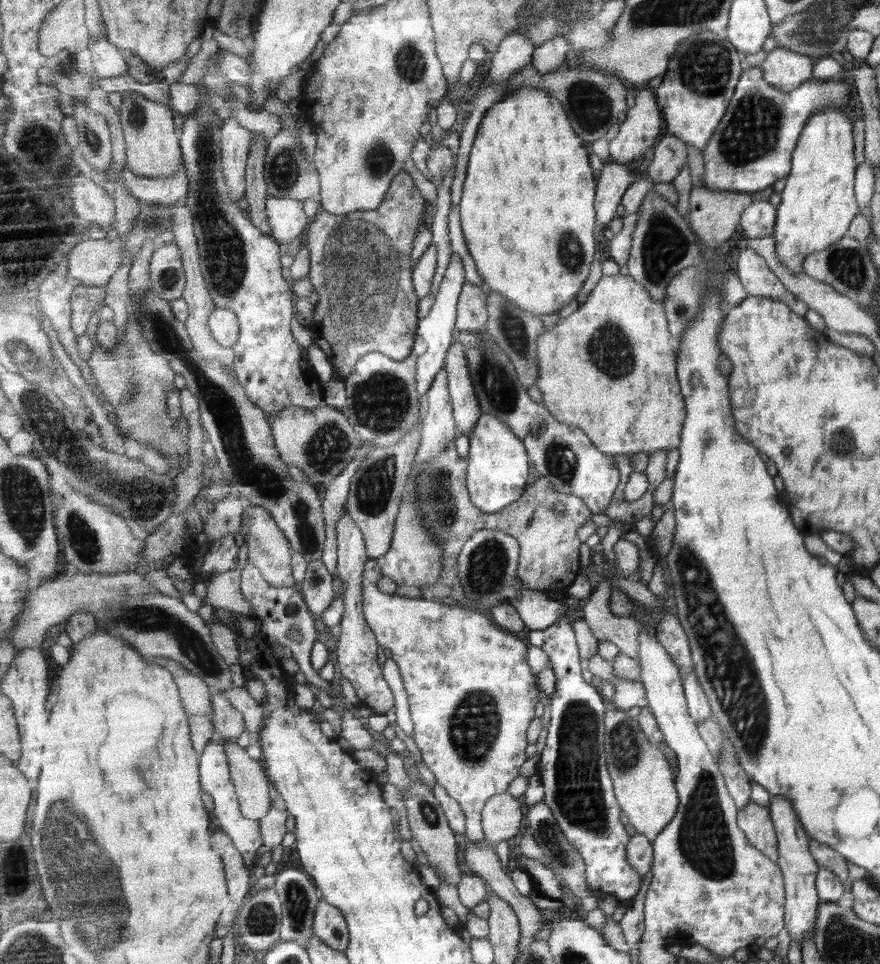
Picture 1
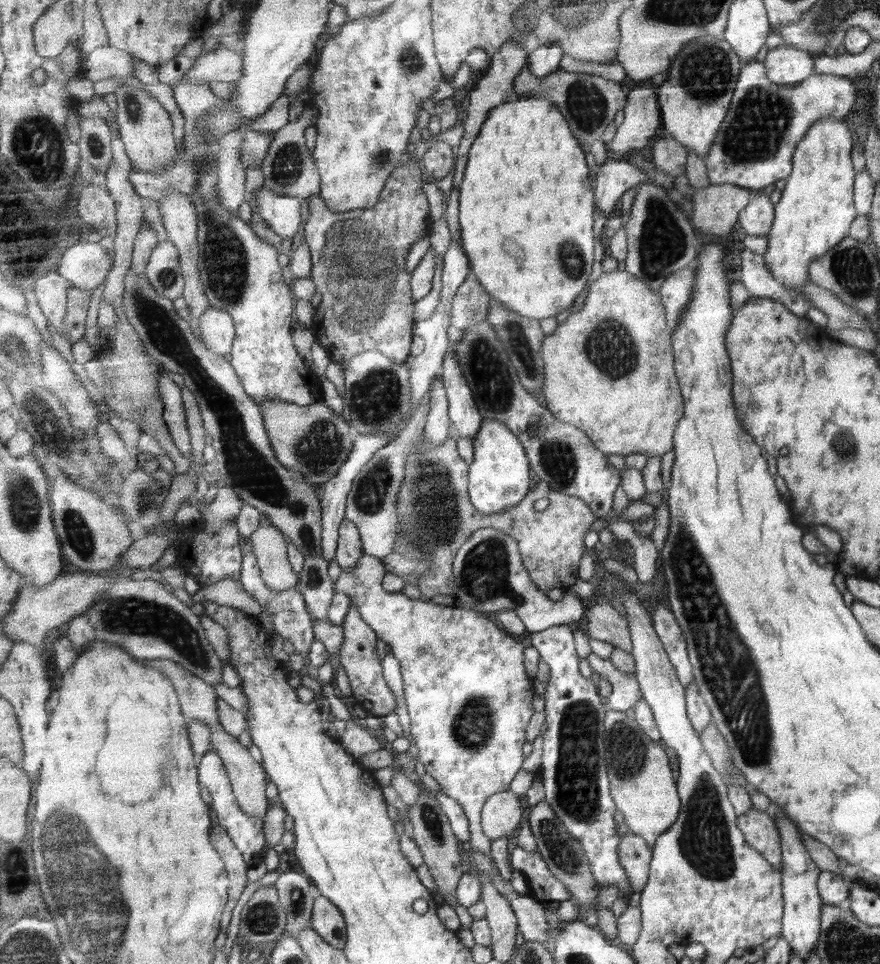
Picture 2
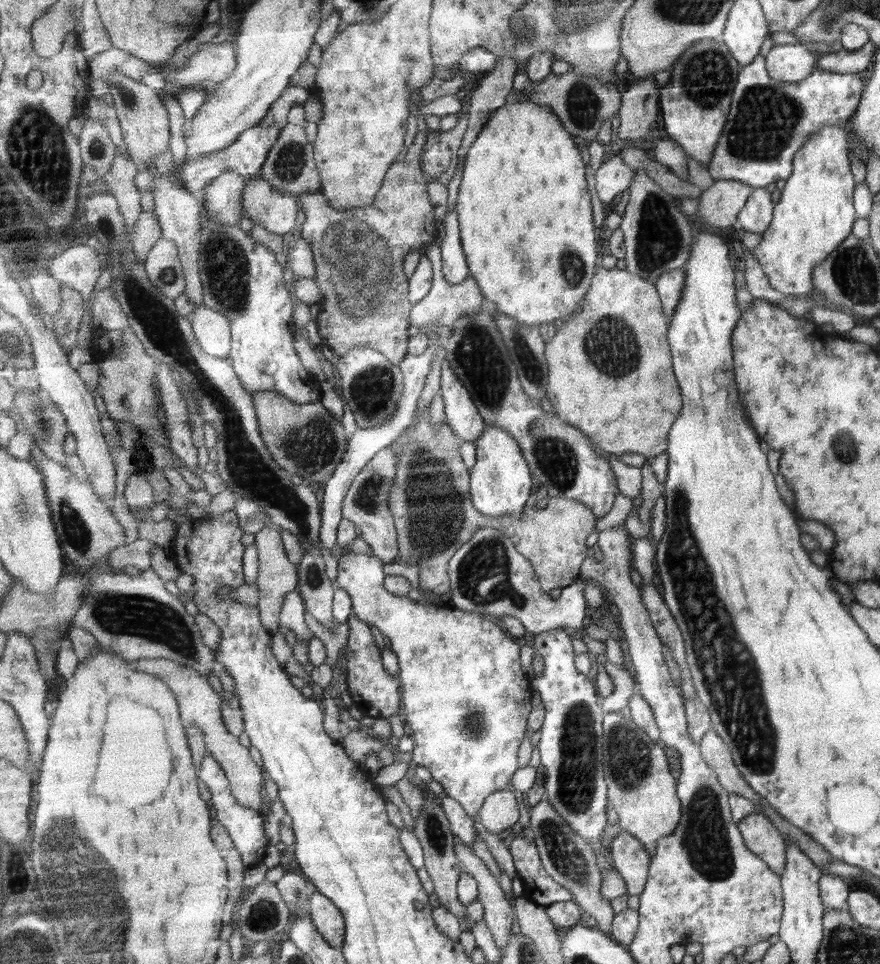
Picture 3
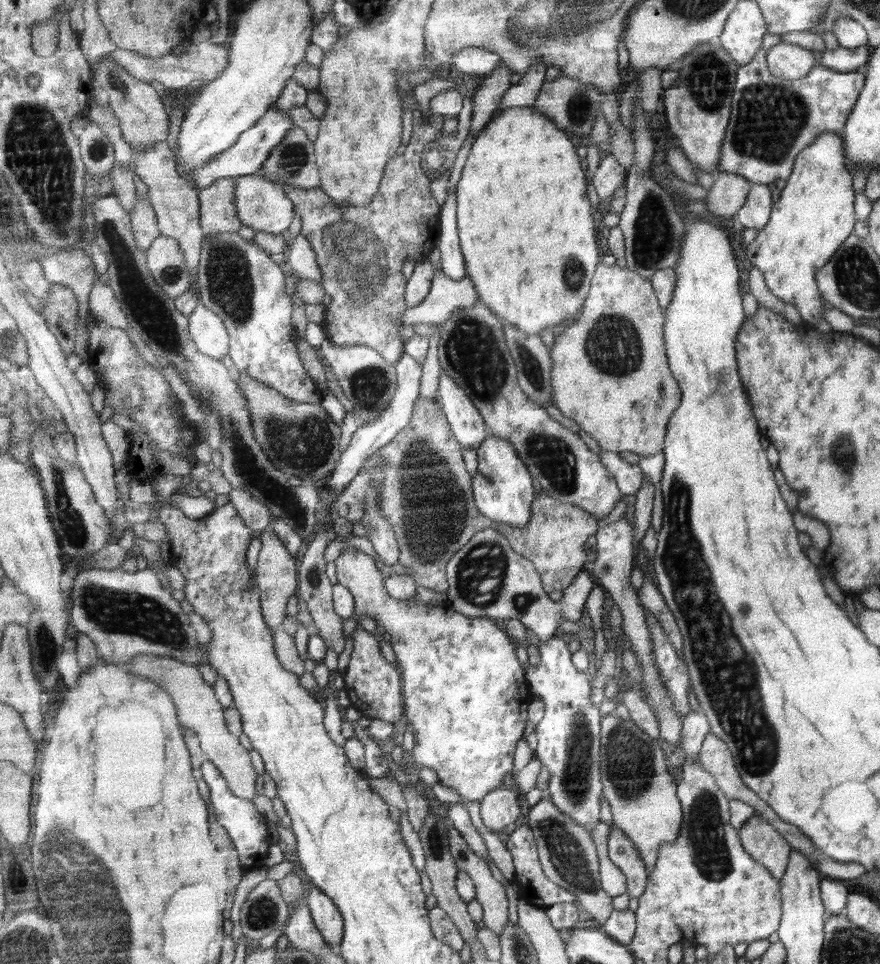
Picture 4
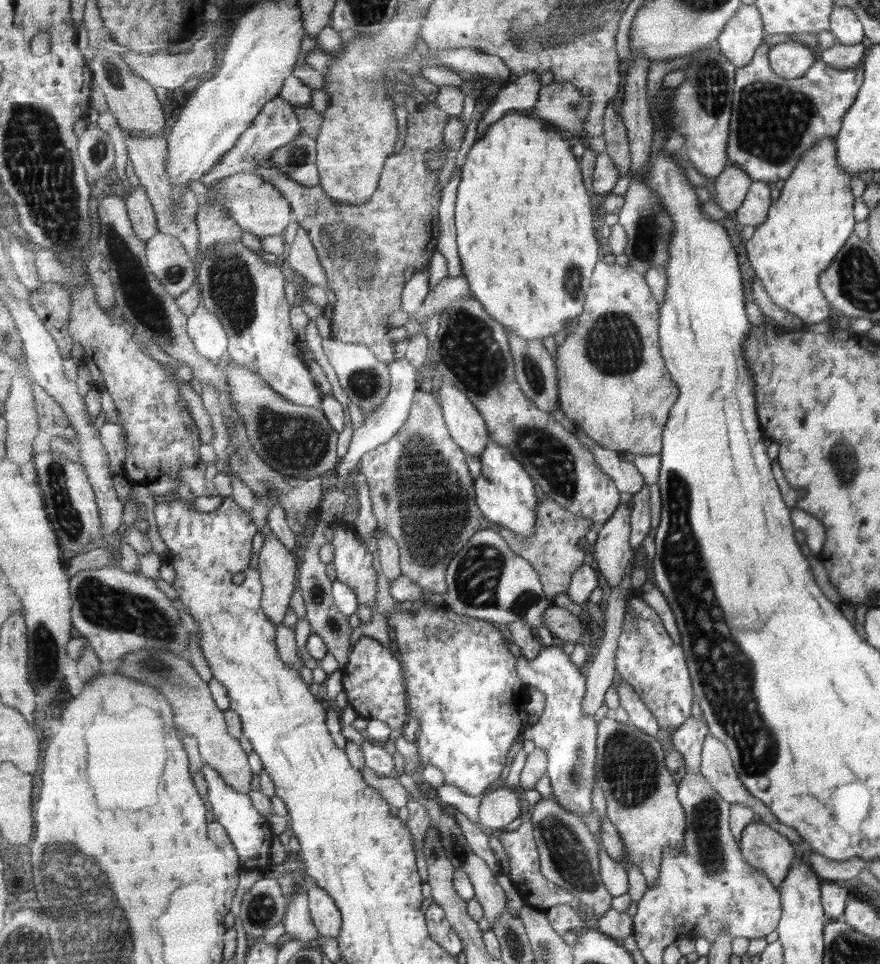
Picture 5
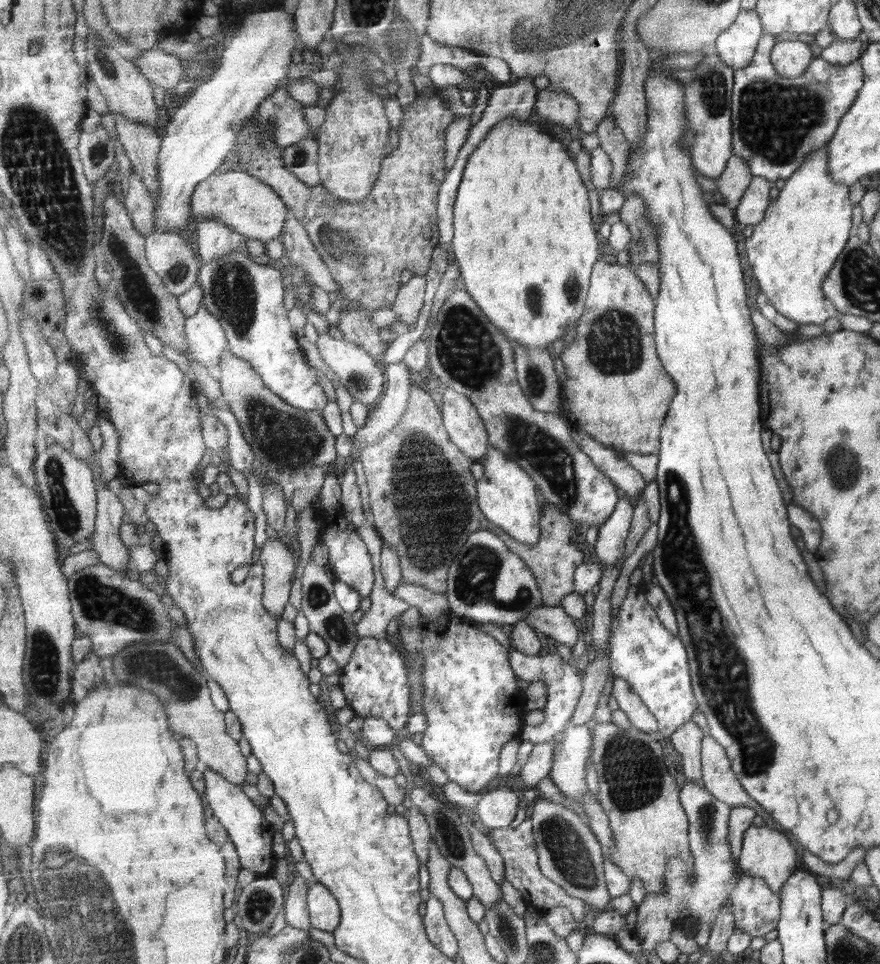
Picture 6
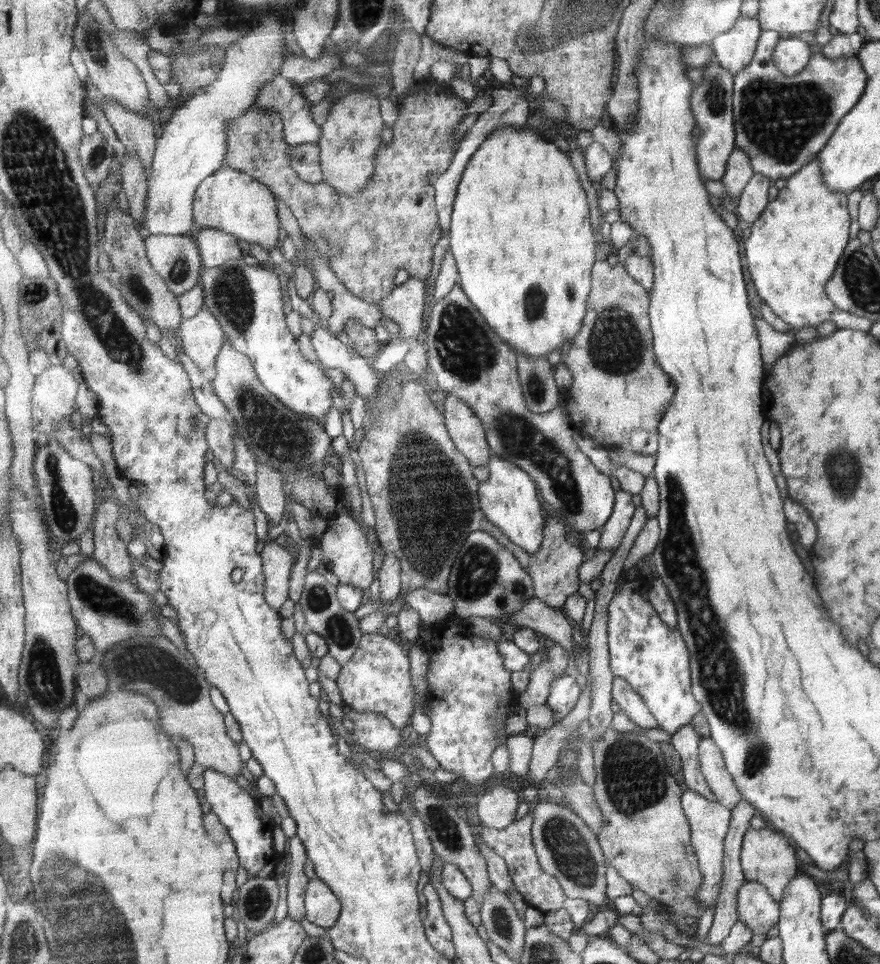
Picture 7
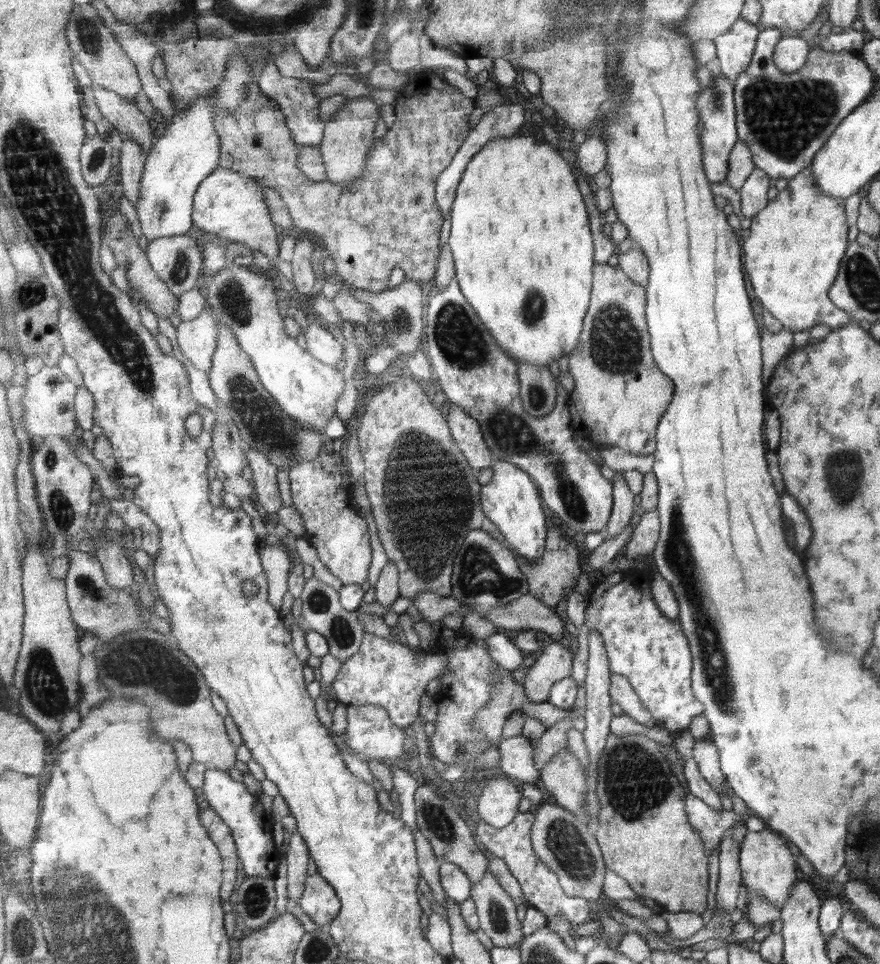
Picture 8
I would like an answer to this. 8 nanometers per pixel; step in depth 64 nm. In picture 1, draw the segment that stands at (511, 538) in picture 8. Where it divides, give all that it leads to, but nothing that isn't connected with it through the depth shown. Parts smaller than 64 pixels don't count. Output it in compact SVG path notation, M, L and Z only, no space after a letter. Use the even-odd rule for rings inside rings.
M483 413L468 437L467 486L471 500L487 514L498 513L517 502L526 492L531 470L530 455L523 440L511 431L511 427L492 414Z

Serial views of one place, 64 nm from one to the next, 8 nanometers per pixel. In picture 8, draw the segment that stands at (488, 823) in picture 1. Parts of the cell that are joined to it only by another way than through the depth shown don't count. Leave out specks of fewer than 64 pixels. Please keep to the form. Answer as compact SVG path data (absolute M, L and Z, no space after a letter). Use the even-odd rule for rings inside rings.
M510 778L489 779L482 792L476 794L480 818L498 829L510 826L519 815L519 804L524 797L521 789Z

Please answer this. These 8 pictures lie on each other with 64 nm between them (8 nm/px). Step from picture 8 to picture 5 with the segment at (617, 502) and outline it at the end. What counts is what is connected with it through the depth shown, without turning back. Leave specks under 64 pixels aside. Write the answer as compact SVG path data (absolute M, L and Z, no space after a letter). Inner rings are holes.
M621 504L610 520L597 529L597 540L594 544L595 565L604 585L611 585L611 589L623 582L627 568L635 558L630 543L631 517L632 509Z

